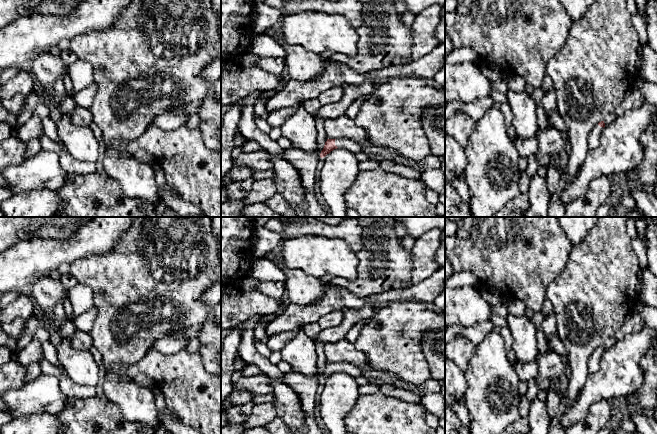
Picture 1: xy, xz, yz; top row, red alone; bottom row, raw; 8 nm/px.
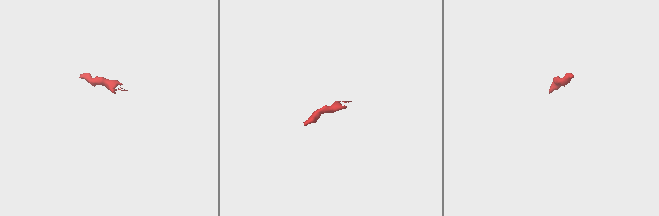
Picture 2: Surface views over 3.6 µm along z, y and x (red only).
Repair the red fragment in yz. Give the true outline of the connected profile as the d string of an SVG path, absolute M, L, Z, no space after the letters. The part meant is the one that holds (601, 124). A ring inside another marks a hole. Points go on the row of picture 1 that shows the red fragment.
M601 121L592 129L590 137L588 139L589 149L595 149L598 147L604 127L605 123L604 121Z

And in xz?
M346 138L327 139L327 141L325 142L324 148L320 153L320 157L321 158L325 157L331 151L337 148L343 148L356 154L356 153L362 152L366 147L355 141L346 139Z

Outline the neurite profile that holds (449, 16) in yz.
M445 0L445 53L456 49L449 38L449 31L455 22L457 4L458 0Z

